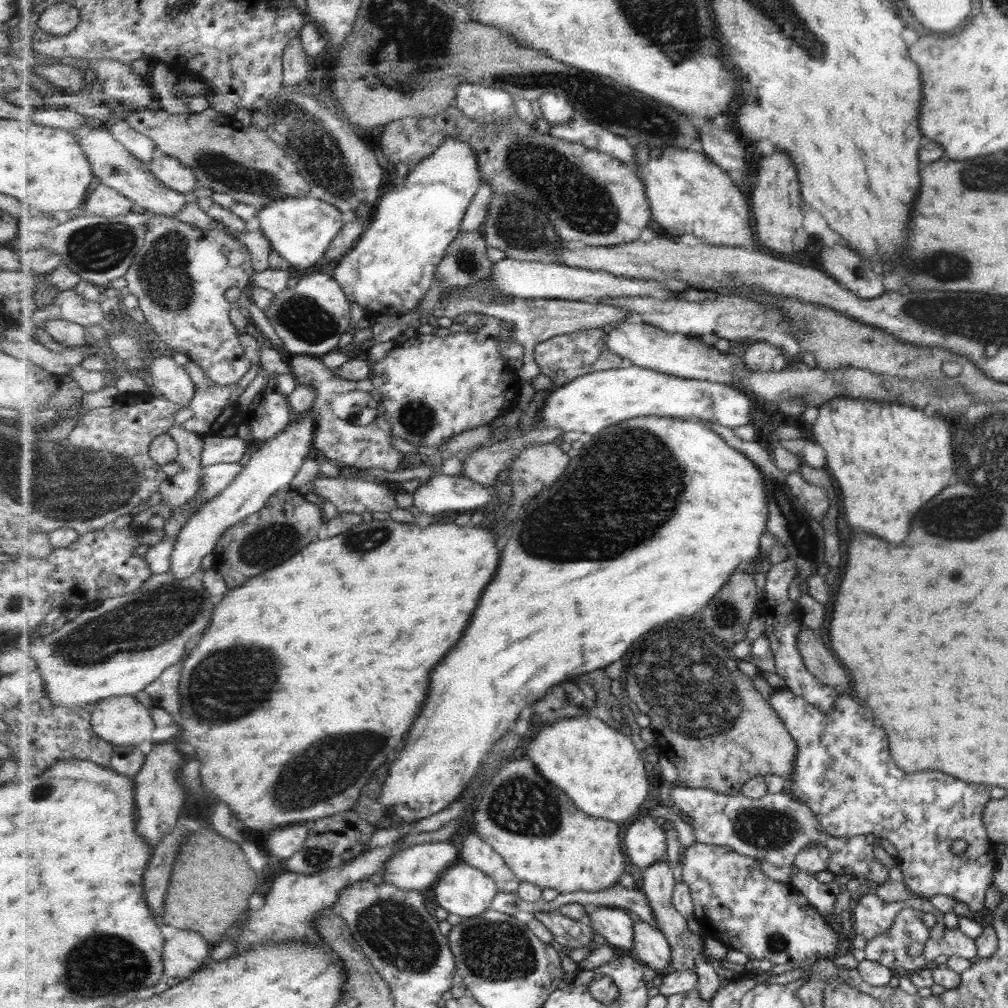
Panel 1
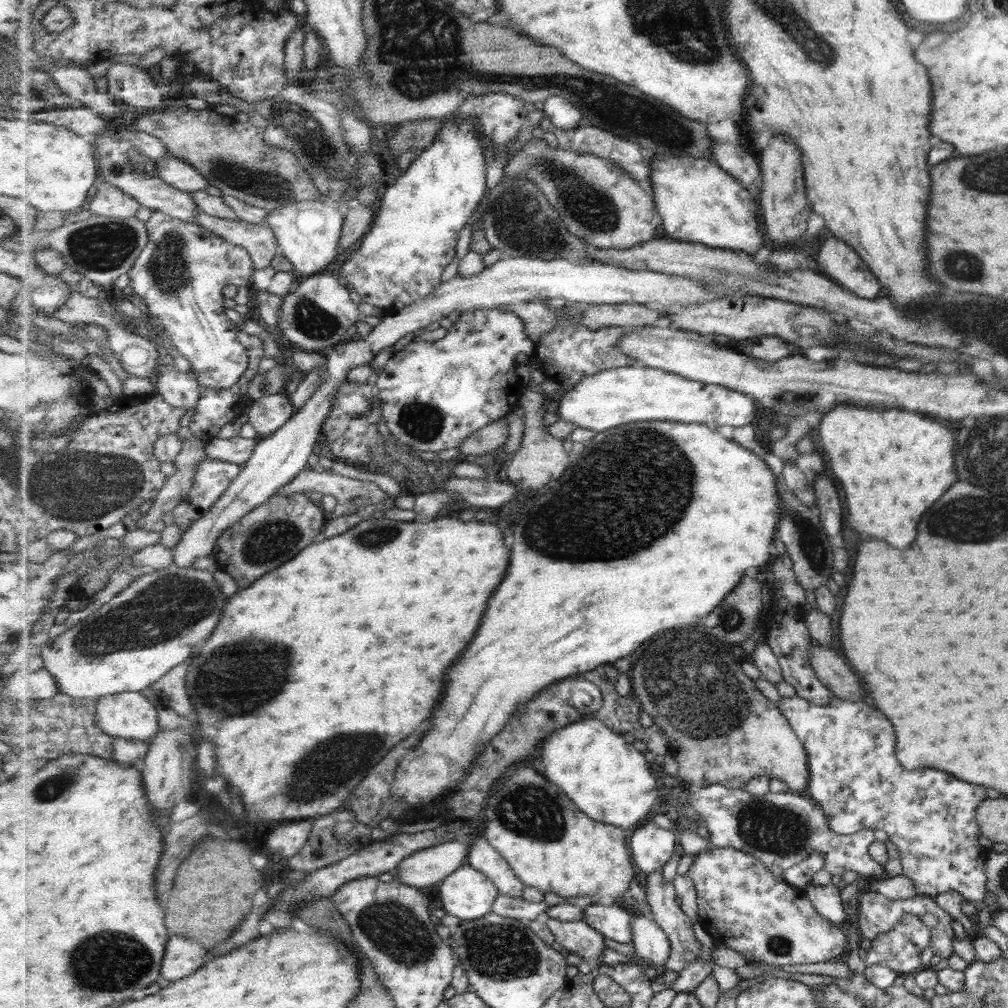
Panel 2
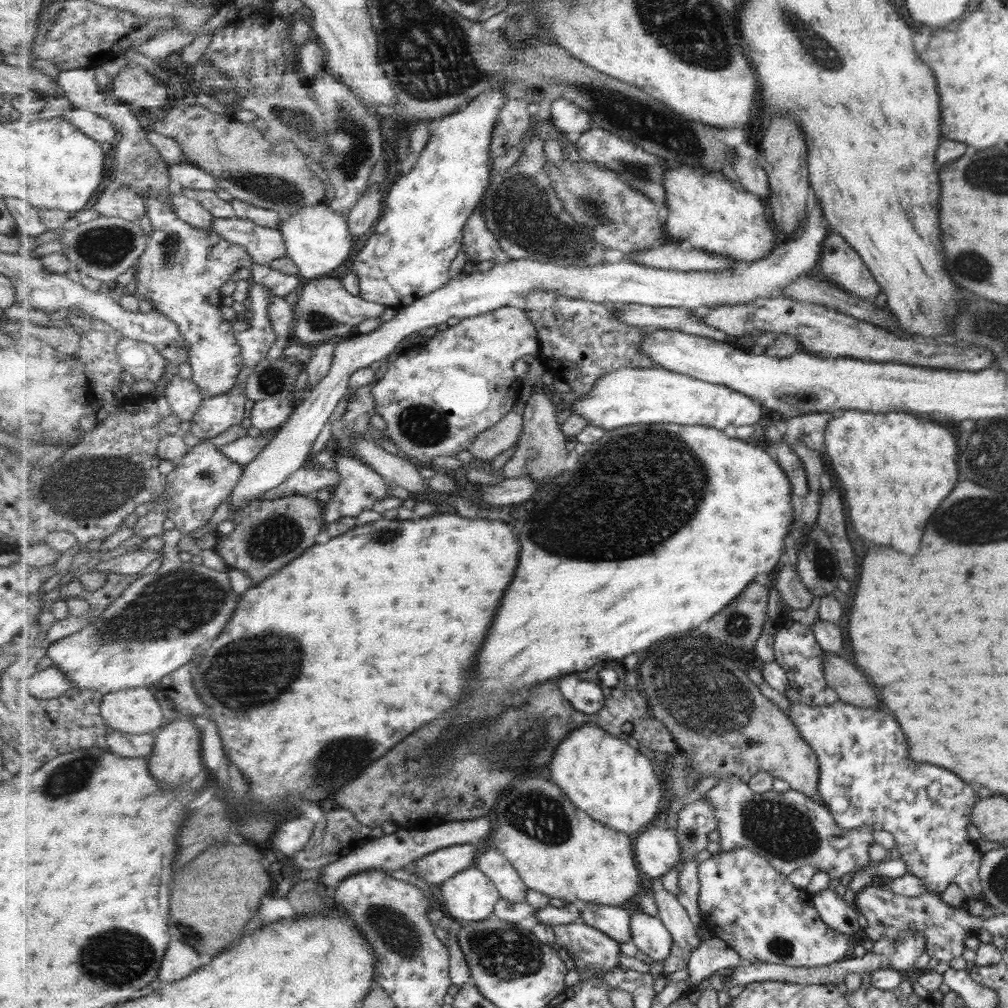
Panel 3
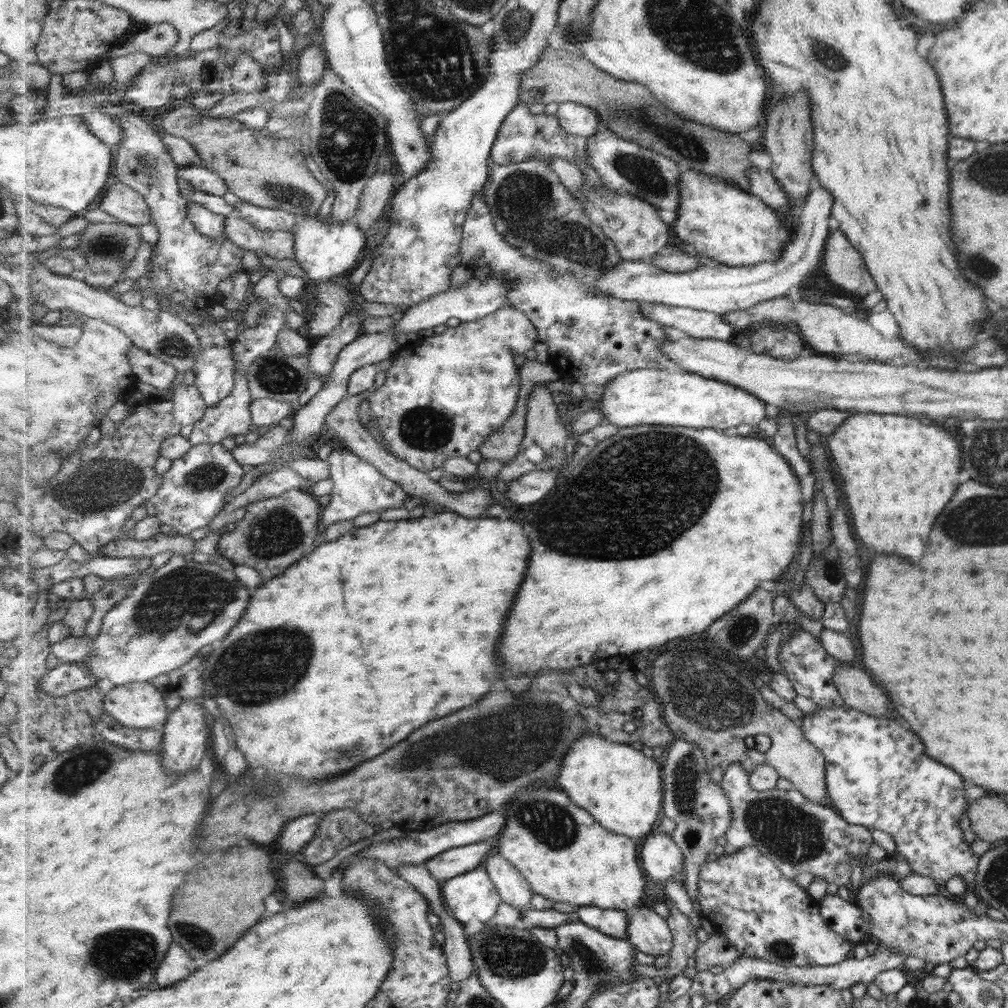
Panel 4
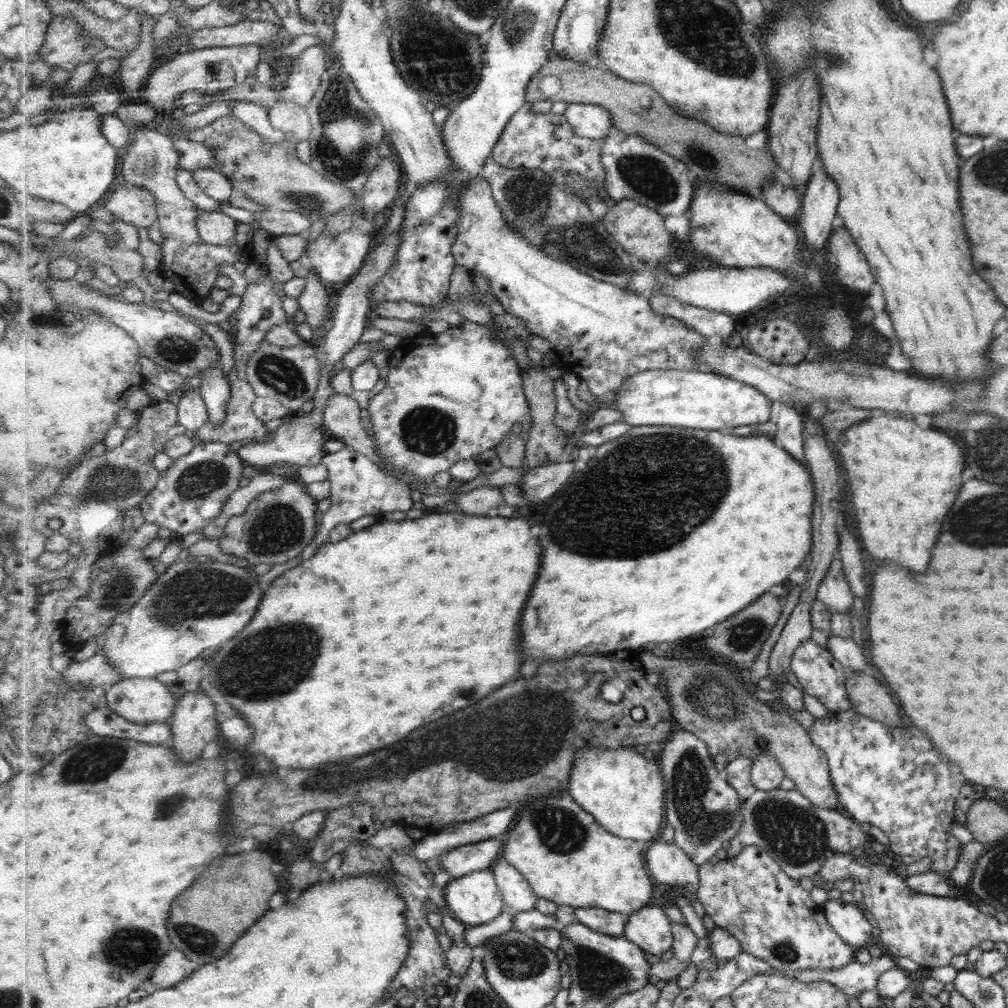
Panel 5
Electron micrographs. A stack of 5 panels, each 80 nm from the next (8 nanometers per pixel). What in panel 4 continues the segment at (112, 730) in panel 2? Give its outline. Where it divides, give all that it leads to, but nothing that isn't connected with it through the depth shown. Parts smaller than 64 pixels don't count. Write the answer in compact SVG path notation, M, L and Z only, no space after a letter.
M131 682L125 686L113 687L106 696L104 709L123 726L137 729L158 729L164 727L170 714L163 700L164 692L149 682Z

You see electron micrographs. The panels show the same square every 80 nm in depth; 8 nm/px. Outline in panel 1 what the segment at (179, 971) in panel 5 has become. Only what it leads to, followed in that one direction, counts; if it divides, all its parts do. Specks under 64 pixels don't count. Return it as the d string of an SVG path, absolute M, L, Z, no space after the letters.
M178 930L164 947L165 978L187 976L207 966L211 946L197 932Z

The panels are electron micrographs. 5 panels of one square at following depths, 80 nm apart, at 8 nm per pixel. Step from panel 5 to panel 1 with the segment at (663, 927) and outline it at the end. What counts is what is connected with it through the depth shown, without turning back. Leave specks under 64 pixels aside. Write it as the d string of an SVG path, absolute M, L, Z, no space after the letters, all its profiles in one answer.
M636 920L634 948L632 953L645 967L665 973L670 968L672 948L659 929L644 920Z

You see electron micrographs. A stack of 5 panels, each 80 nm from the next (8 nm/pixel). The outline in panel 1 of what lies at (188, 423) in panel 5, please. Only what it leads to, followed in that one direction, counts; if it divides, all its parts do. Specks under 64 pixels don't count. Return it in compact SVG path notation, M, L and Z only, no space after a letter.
M159 355L153 359L145 374L152 386L161 393L161 396L168 398L171 402L188 406L196 393L196 383L183 365L175 363L173 357Z

